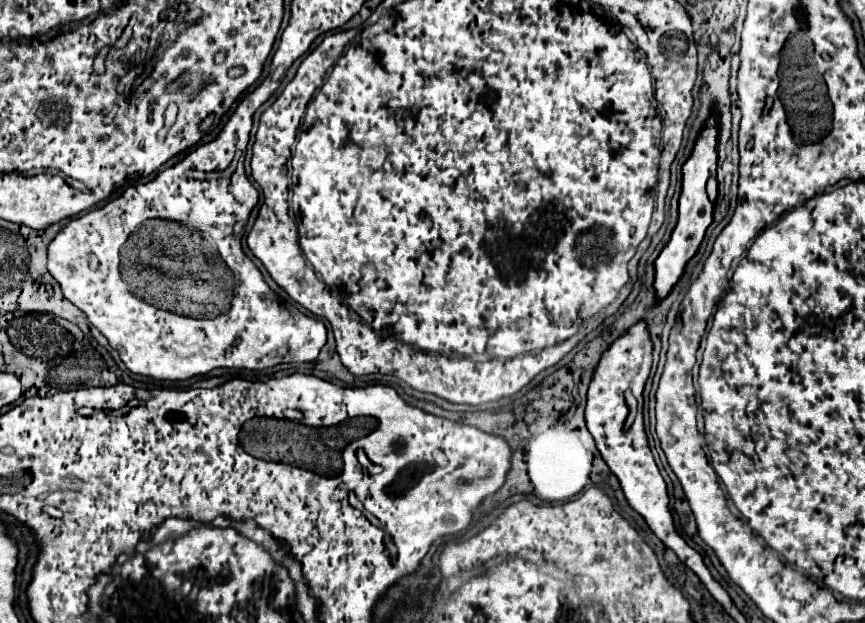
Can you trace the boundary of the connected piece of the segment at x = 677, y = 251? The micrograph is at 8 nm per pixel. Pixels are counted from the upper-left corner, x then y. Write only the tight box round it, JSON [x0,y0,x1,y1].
[654,116,718,300]

